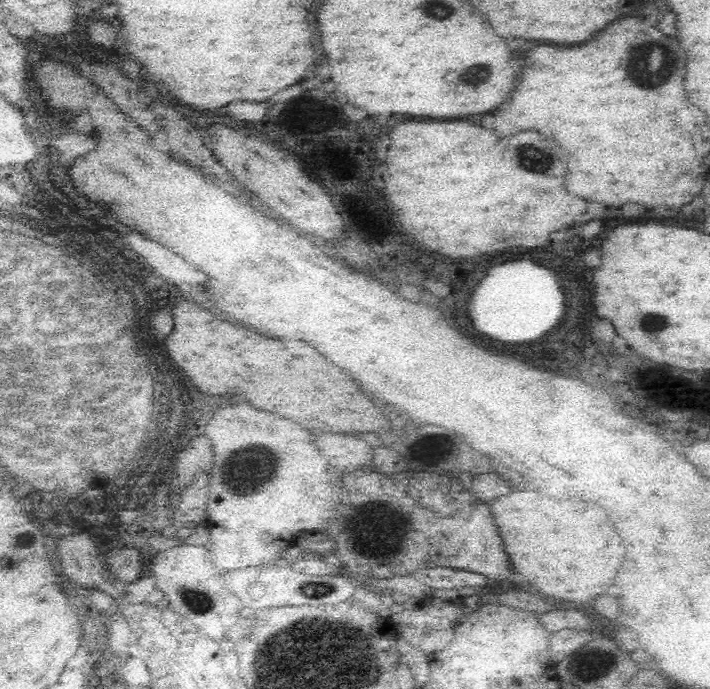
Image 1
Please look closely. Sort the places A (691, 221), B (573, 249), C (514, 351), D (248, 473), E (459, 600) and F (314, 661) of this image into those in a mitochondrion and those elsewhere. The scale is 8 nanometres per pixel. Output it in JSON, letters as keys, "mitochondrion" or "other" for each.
{"A":"other","B":"mitochondrion","C":"other","D":"mitochondrion","E":"other","F":"mitochondrion"}

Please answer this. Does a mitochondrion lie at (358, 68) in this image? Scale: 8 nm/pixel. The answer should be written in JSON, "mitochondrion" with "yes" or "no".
{"mitochondrion":"no"}

